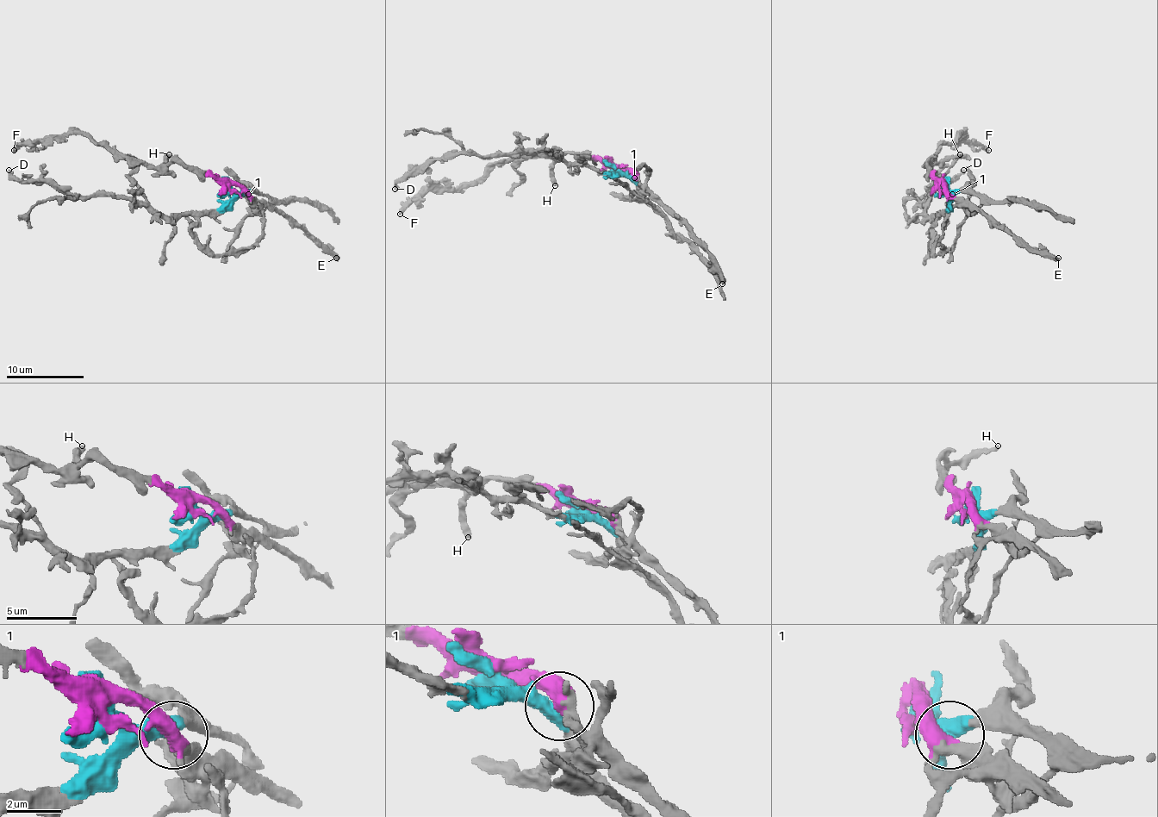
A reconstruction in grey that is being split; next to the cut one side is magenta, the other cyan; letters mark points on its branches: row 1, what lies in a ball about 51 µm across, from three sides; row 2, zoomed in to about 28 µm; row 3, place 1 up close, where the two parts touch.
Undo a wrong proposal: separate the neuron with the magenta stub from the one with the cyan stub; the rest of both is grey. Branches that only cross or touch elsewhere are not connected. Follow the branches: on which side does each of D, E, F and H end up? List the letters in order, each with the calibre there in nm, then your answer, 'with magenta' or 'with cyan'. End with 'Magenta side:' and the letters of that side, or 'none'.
D: 320 nm thick; with cyan
E: 400 nm thick; with magenta
F: 400 nm thick; with magenta
H: 320 nm thick; with magenta
Magenta side: E, F, H

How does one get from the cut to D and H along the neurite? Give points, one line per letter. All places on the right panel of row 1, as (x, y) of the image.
D: (941, 186), (946, 200), (946, 209), (929, 215), (925, 212), (925, 202), (936, 183), (949, 183), (964, 169)
H: (941, 186), (930, 177), (927, 163), (952, 159), (960, 153)

